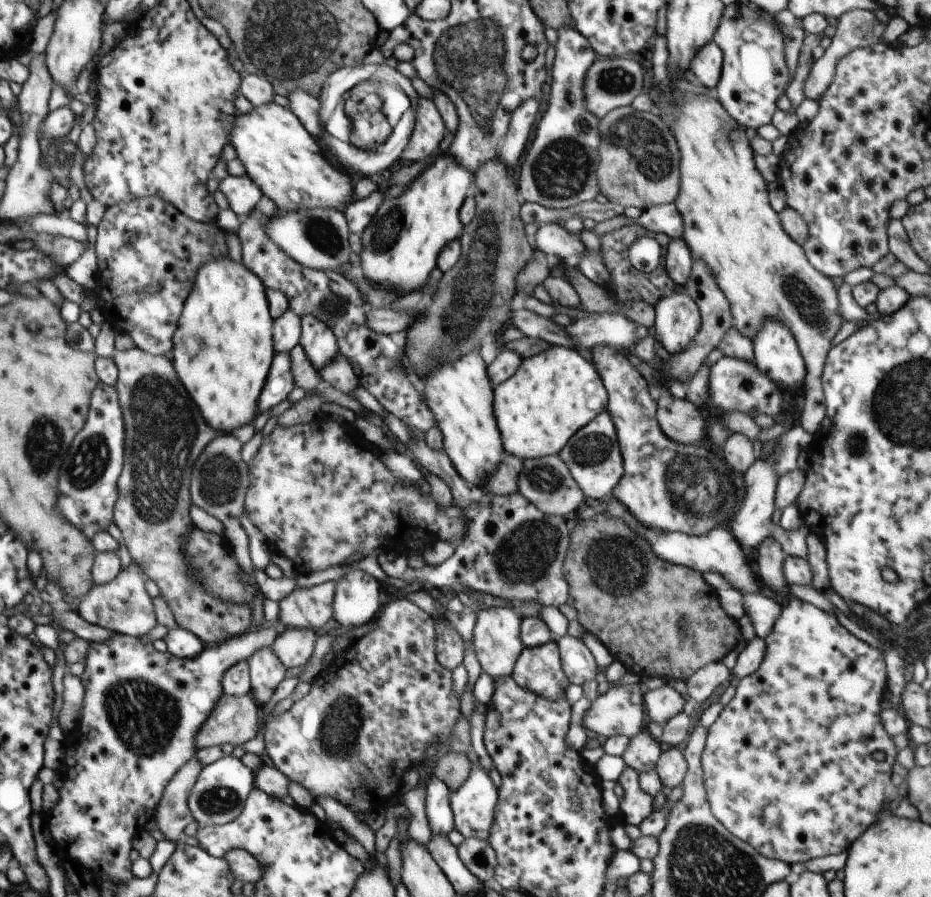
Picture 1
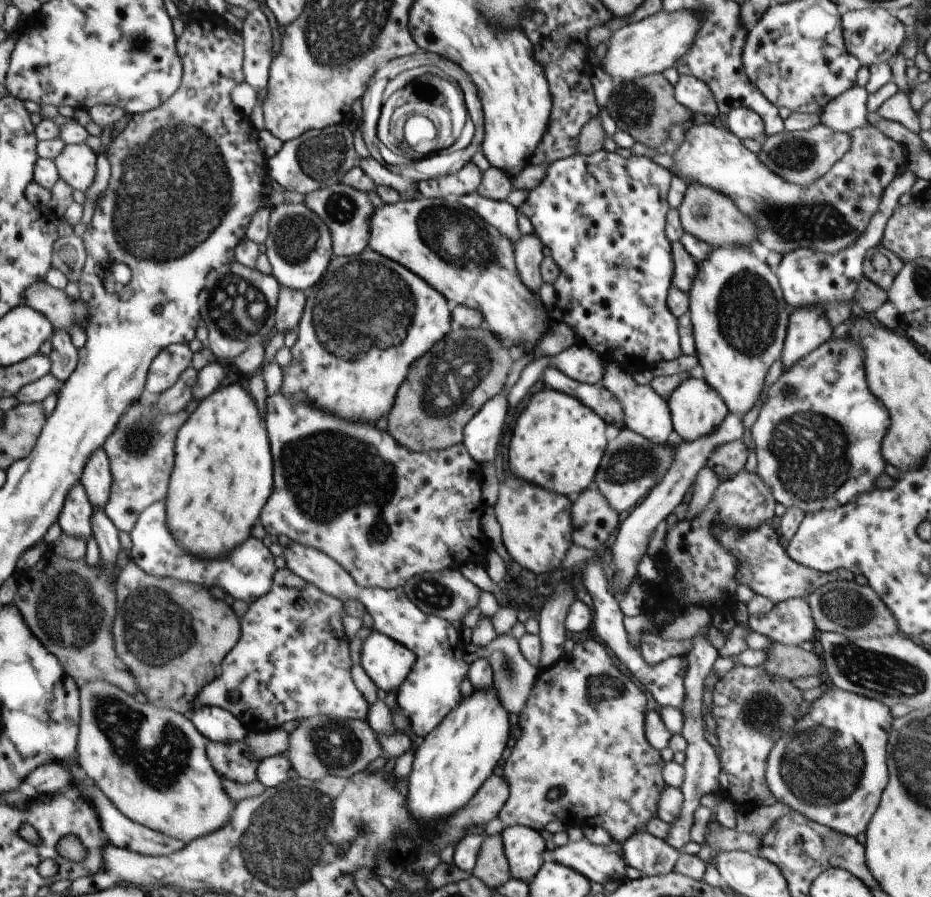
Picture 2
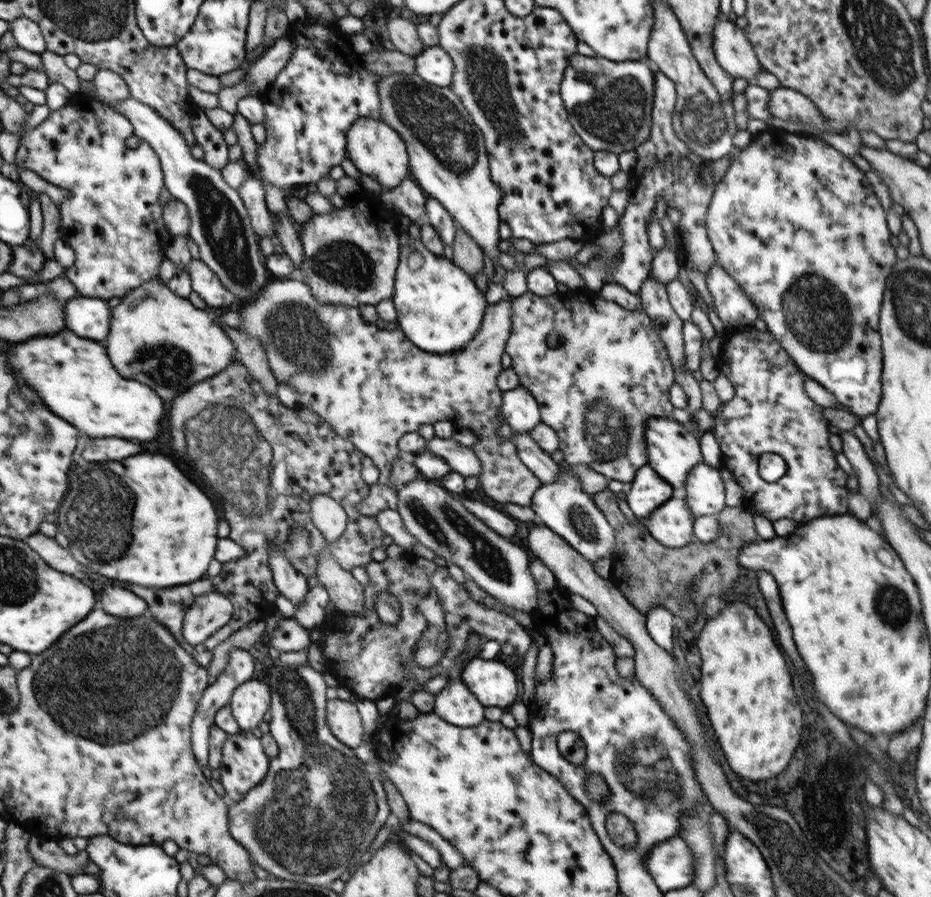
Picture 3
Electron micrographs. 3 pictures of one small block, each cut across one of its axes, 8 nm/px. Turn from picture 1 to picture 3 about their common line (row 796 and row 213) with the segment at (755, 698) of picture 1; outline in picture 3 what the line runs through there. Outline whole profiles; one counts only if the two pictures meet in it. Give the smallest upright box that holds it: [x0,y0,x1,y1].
[706,130,902,417]

